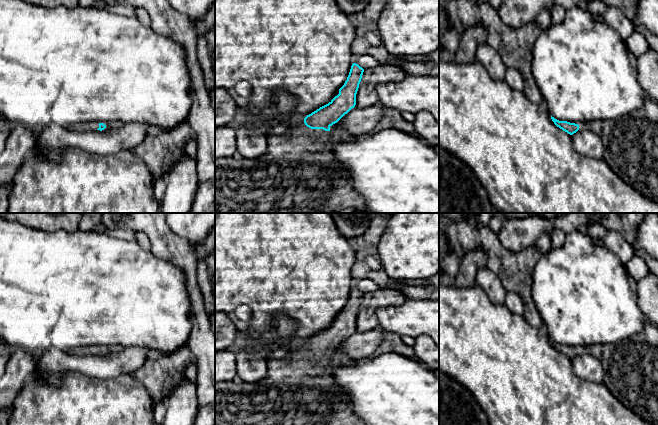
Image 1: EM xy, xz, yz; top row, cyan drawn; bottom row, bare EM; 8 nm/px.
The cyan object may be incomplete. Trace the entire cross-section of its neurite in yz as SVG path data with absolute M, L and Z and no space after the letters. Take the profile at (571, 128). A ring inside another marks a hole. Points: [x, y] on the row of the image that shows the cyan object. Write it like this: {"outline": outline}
{"outline": "M646 97L642 108L619 118L606 121L589 121L582 124L559 121L551 116L554 124L570 135L579 129L597 134L604 148L603 160L610 169L639 194L658 203L658 103Z"}

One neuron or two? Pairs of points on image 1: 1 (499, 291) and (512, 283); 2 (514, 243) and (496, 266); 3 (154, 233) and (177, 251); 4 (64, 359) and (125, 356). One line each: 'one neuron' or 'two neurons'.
1: two neurons
2: two neurons
3: one neuron
4: one neuron

